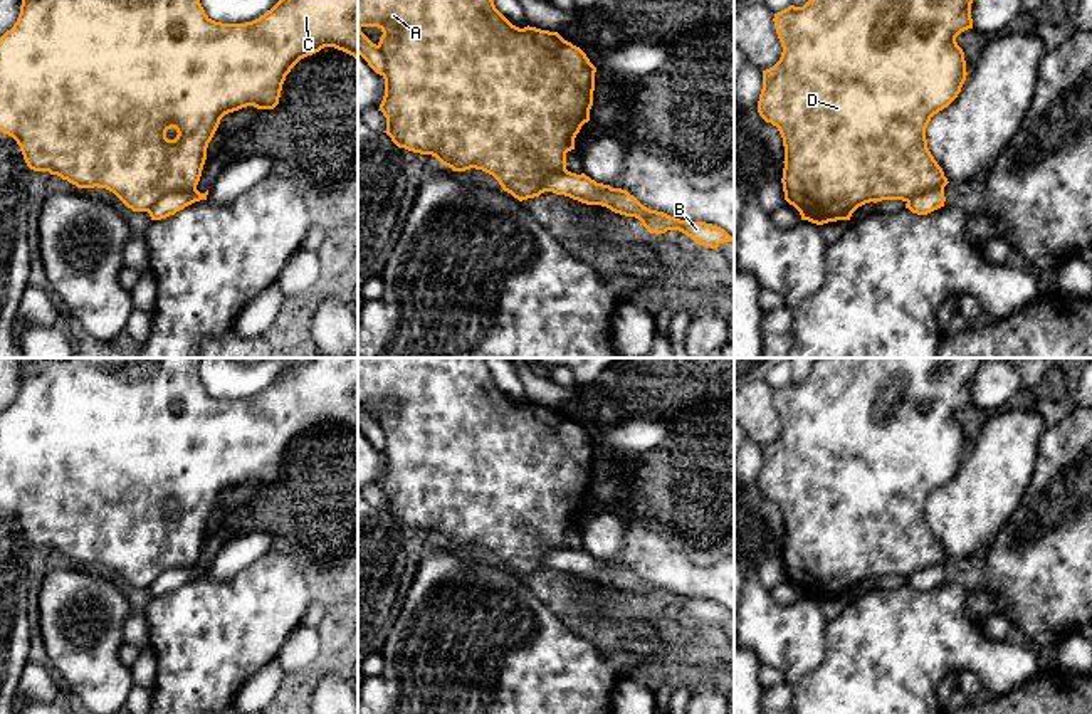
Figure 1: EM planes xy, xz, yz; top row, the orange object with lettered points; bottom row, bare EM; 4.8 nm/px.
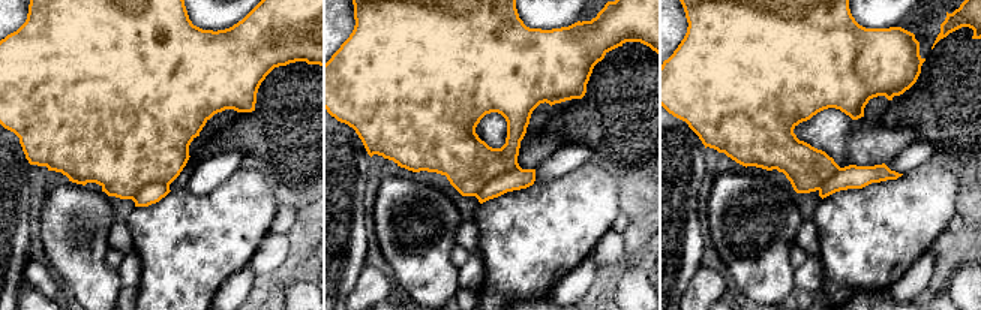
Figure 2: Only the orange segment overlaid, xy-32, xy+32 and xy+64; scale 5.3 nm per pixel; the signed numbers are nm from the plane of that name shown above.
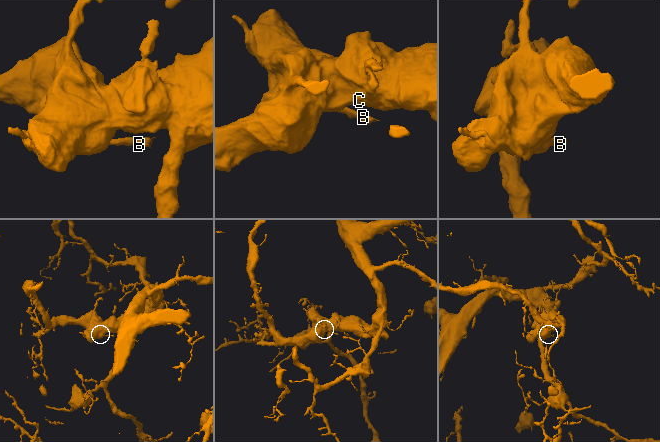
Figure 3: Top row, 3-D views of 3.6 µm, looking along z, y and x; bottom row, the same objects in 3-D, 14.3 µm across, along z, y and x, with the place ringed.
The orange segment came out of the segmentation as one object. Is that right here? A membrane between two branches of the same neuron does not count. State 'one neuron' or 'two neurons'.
two neurons

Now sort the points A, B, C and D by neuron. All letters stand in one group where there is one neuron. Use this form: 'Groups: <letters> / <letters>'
Groups: A C D / B

